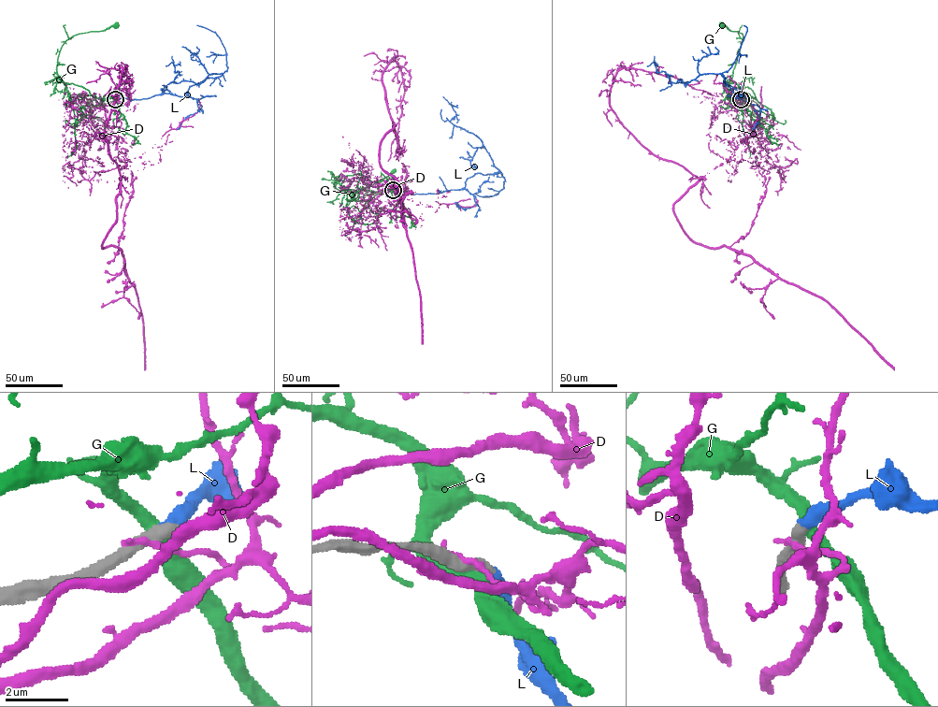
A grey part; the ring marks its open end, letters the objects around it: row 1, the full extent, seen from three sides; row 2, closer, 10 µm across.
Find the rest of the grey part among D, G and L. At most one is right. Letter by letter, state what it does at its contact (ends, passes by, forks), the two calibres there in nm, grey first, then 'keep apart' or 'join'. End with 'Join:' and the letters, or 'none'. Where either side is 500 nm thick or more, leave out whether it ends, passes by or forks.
D: it ends | 380/240 nm | keep apart
G: 500/400 nm | keep apart
L: it ends | 440/440 nm | join
Join: L

